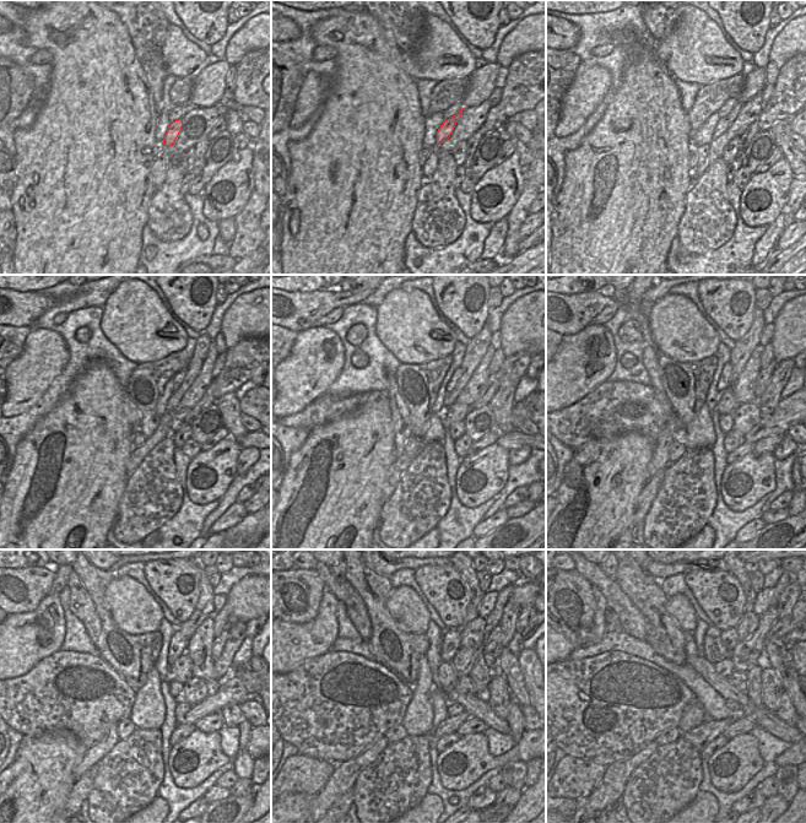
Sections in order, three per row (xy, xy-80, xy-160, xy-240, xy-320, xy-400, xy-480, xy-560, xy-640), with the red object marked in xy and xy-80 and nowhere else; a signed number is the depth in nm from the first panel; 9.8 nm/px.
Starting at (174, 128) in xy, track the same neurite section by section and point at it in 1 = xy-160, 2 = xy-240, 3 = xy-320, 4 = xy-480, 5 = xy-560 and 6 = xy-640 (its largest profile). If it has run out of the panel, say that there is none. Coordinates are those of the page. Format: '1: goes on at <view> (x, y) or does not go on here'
1: goes on at xy-160 (724, 123)
2: goes on at xy-240 (203, 342)
3: goes on at xy-320 (476, 346)
4: goes on at xy-480 (204, 606)
5: goes on at xy-560 (469, 574)
6: goes on at xy-640 (741, 574)

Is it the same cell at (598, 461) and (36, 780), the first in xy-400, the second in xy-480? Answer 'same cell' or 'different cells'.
same cell

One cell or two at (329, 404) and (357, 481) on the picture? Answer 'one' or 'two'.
two

